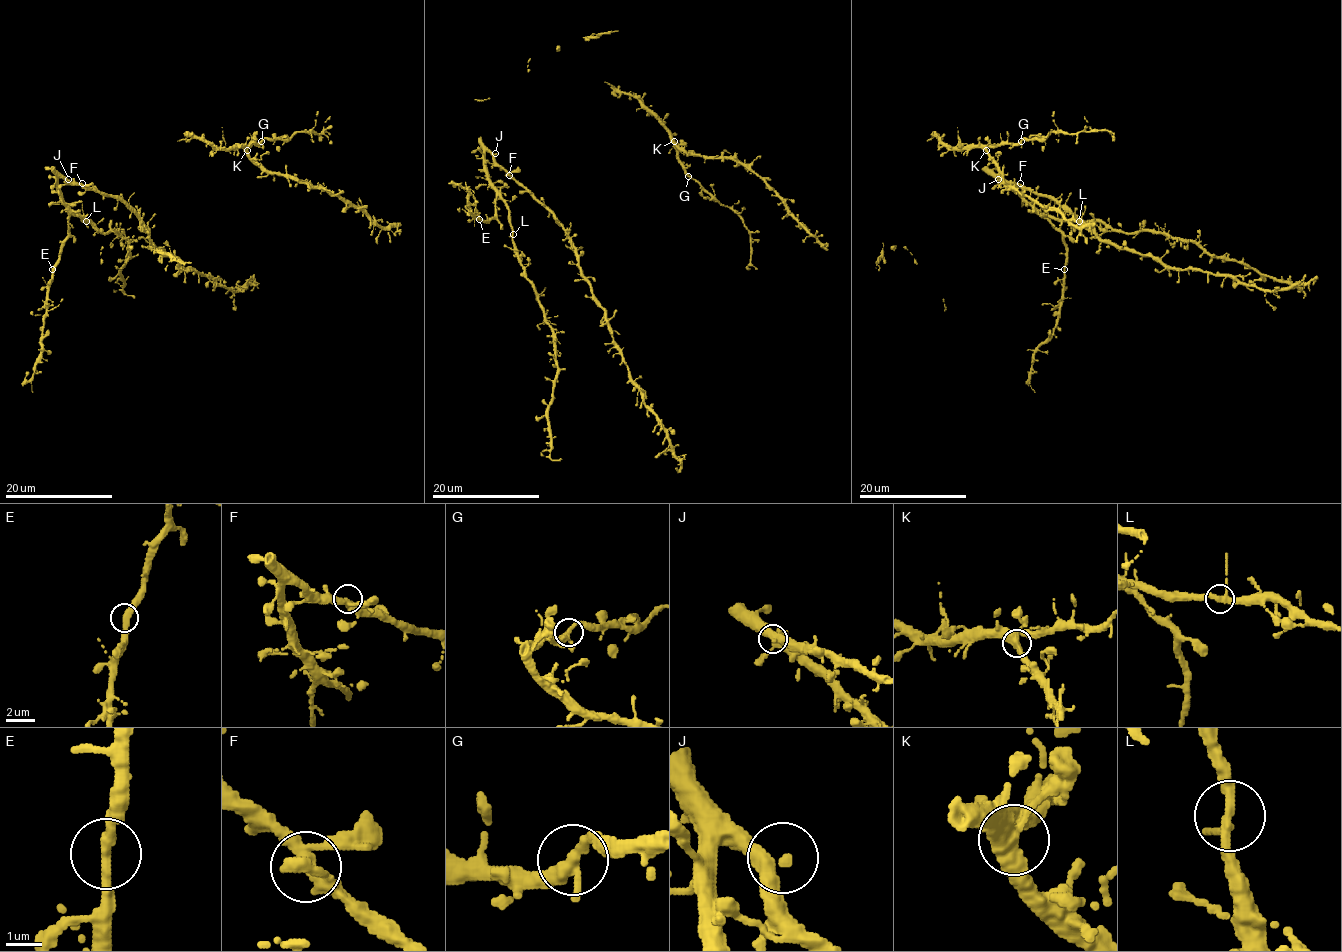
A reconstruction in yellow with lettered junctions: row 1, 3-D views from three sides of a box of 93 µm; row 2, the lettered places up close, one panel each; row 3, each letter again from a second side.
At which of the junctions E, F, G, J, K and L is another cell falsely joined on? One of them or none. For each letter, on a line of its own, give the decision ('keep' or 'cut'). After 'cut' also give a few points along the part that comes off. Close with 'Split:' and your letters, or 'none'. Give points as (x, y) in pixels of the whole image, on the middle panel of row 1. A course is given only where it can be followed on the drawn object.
E: keep
F: keep
G: keep
J: keep
K: keep
L: keep
Split: none

